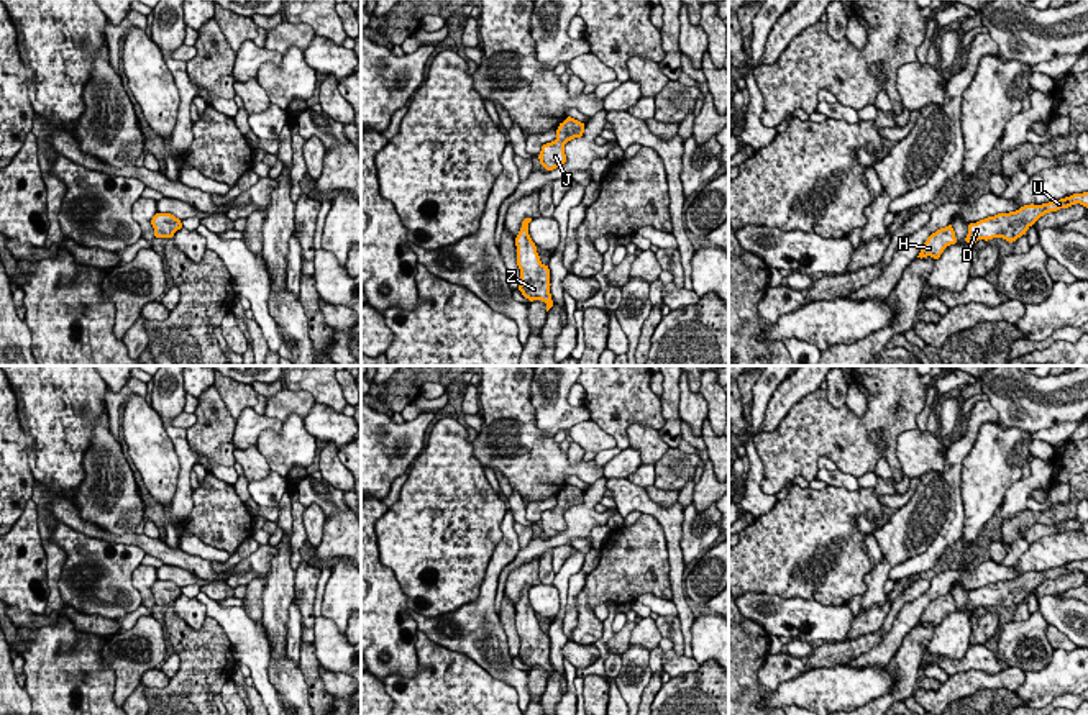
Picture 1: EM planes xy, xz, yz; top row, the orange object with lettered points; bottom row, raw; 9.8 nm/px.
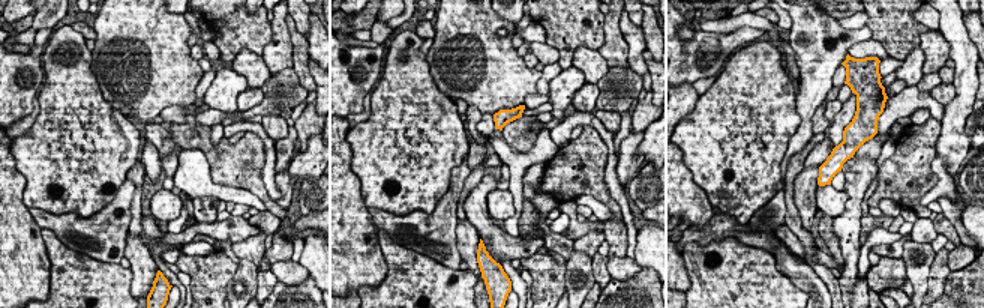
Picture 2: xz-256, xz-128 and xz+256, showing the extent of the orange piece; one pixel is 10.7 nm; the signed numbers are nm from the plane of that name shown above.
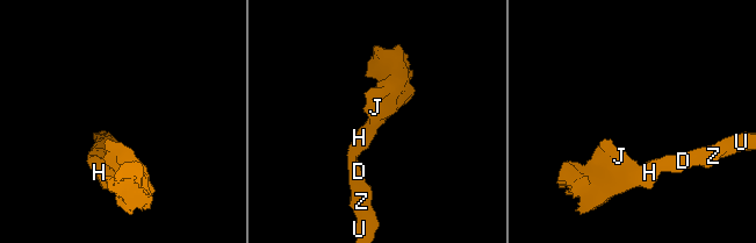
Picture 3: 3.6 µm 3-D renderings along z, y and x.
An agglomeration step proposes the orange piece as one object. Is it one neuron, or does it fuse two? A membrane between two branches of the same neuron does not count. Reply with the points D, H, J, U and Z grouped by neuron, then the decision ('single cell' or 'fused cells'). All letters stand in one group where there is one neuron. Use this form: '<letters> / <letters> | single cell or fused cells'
D H J U Z | single cell

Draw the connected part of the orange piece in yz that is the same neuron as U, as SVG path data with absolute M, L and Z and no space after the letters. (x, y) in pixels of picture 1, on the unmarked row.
M1088 559L1073 561L1070 564L1042 572L1034 572L1034 571L1024 572L1016 579L998 581L994 584L988 584L976 590L970 590L965 608L970 610L971 613L978 607L988 608L993 605L1003 605L1013 610L1022 602L1026 602L1026 599L1045 581L1057 579L1060 576L1068 576L1075 571L1080 571L1088 576Z

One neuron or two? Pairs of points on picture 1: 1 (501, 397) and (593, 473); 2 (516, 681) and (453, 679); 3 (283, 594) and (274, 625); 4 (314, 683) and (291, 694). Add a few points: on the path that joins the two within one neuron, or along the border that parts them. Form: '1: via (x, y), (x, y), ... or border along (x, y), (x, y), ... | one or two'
1: via (524, 423), (524, 432), (562, 469), (566, 469) | one
2: border along (471, 658), (494, 678), (506, 681), (519, 697) | two
3: via (276, 602), (274, 617) | one
4: border along (297, 664), (309, 697) | two

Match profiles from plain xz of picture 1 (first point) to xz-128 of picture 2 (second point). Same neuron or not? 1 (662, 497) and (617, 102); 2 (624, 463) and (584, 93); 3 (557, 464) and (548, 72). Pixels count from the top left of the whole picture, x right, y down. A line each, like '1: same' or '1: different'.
1: different
2: different
3: different

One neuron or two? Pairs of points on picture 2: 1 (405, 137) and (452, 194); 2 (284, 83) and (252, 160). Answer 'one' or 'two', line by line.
1: two
2: two

